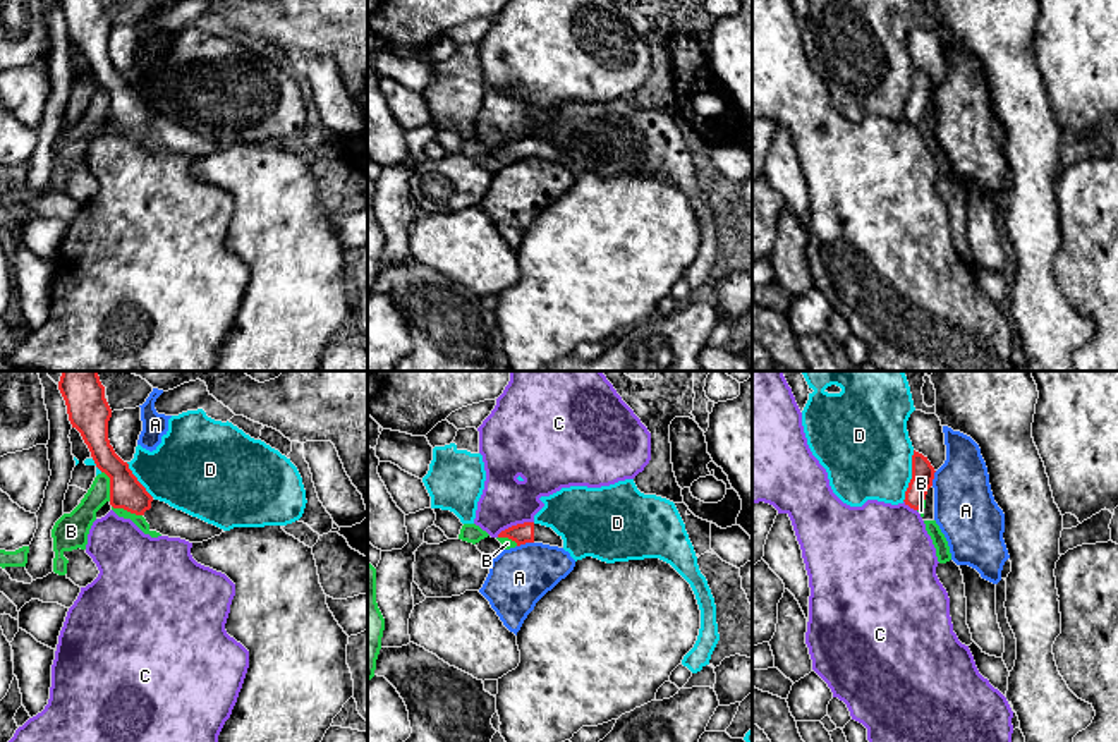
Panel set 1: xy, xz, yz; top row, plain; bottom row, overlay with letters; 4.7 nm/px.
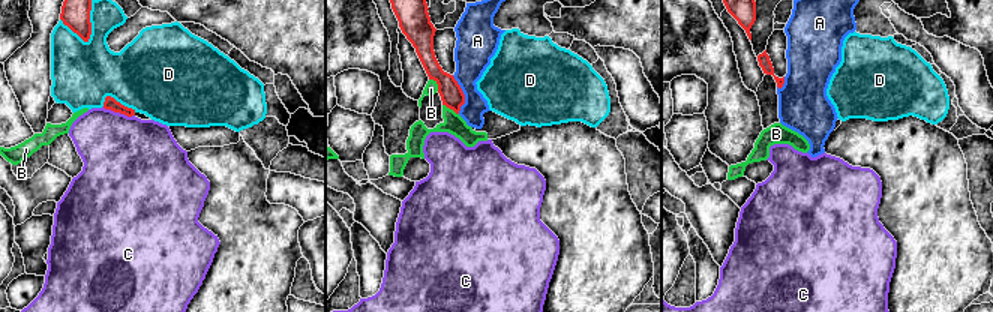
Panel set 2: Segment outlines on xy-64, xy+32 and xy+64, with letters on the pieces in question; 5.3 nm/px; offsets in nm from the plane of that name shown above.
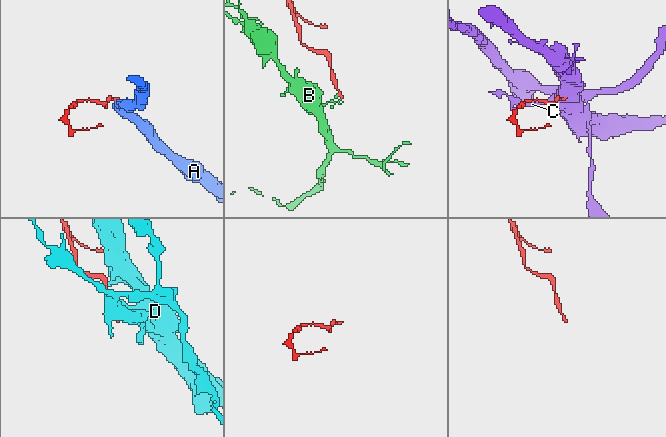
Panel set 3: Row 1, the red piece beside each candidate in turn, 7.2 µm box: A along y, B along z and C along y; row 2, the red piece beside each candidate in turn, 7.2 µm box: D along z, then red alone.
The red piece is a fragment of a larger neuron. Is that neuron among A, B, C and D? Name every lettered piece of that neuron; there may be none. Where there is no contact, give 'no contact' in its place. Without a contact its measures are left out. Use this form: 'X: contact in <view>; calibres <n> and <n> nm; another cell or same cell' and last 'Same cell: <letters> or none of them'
A: contact in xz; calibres 100 and 280 nm; another cell
B: contact in xy; calibres 160 and 140 nm; another cell
C: contact in xz; calibres 100 and 240 nm; another cell
D: contact in yz; calibres 110 and 420 nm; another cell
Same cell: none of them

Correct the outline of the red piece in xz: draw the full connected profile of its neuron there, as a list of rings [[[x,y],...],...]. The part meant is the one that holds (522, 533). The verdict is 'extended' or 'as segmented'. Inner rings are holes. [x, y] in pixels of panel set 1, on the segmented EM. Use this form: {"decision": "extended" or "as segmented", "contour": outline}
{"decision": "extended", "contour": [[[524,522],[512,526],[498,534],[498,538],[508,538],[517,543],[517,546],[526,543],[543,543],[550,546],[563,548],[563,539],[551,527]]]}

